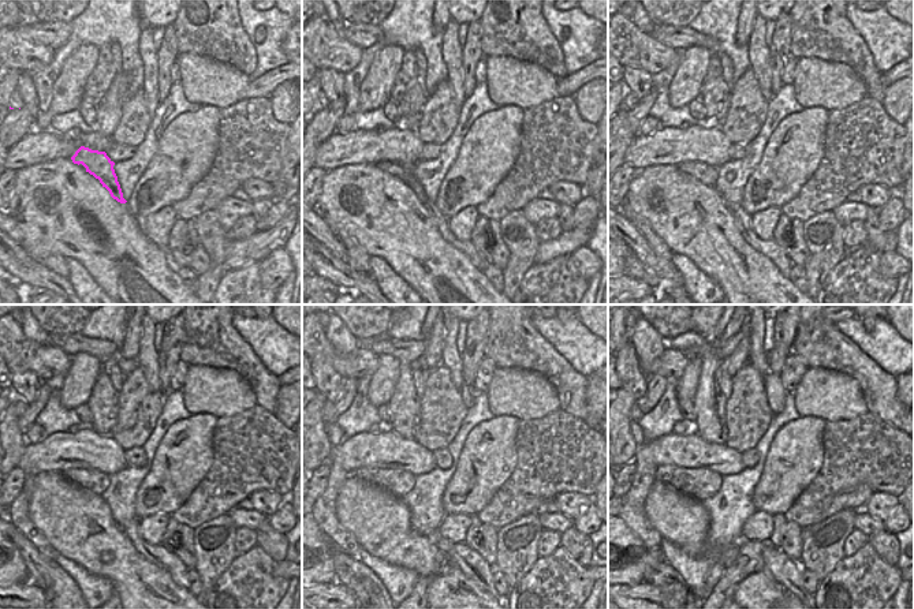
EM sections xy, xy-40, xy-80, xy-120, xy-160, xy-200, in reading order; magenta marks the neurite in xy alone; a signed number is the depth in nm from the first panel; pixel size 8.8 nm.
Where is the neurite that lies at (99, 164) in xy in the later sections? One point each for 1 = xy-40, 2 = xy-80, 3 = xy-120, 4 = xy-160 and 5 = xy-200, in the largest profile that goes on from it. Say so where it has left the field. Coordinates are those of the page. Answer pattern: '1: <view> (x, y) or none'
1: xy-40 (463, 246)
2: xy-80 (773, 251)
3: xy-120 (165, 560)
4: xy-160 (474, 567)
5: xy-200 (779, 565)

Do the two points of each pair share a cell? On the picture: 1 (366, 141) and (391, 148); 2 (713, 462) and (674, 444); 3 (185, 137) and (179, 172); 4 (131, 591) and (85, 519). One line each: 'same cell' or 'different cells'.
1: same cell
2: same cell
3: same cell
4: same cell

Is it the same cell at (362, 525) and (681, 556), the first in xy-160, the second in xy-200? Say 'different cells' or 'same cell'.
different cells

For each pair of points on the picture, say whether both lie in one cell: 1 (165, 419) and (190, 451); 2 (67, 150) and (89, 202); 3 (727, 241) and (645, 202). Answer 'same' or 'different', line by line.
1: different
2: different
3: same

